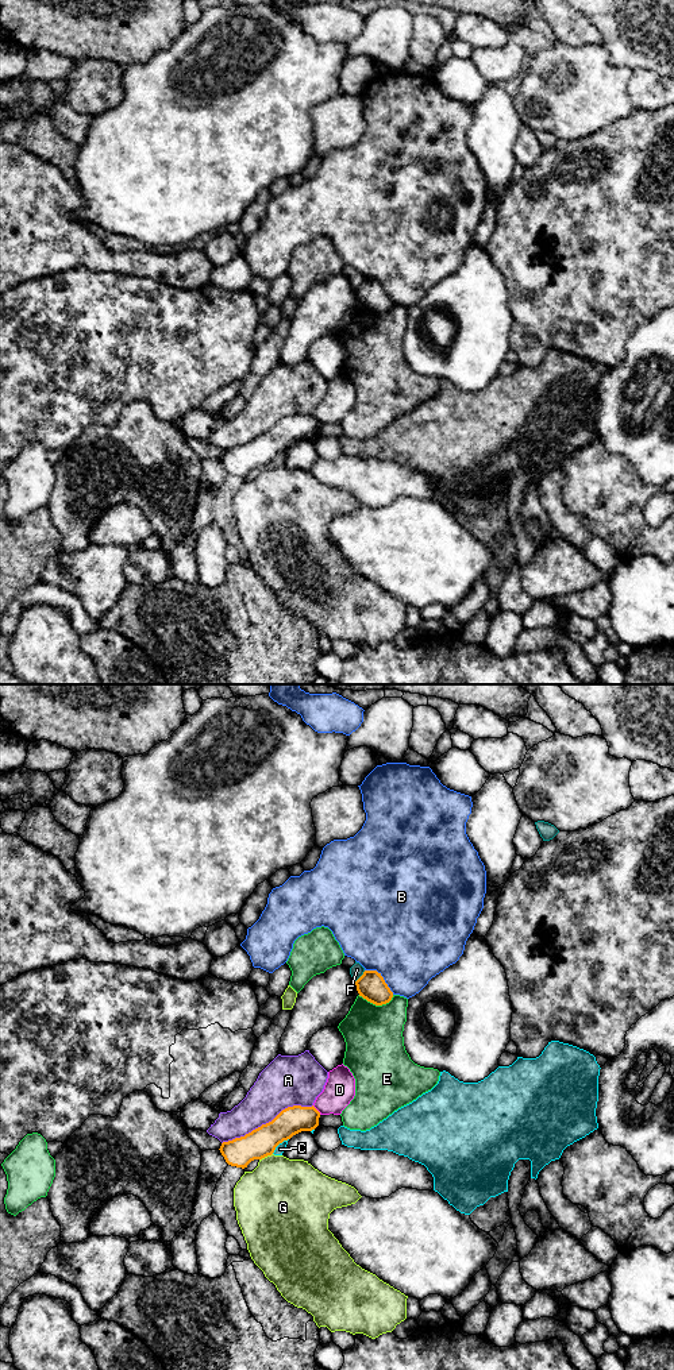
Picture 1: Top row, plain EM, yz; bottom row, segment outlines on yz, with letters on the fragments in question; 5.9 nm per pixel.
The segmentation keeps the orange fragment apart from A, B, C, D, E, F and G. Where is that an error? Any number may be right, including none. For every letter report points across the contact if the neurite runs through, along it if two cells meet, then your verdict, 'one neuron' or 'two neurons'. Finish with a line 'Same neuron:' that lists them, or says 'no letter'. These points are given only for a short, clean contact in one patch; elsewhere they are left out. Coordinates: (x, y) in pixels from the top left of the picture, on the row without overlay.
A: two neurons
B: two neurons
C: border yz (288, 447), (272, 462); two neurons
D: two neurons
E: two neurons
F: border yz (365, 280), (355, 290); two neurons
G: border yz (272, 462), (260, 469); two neurons
Same neuron: no letter

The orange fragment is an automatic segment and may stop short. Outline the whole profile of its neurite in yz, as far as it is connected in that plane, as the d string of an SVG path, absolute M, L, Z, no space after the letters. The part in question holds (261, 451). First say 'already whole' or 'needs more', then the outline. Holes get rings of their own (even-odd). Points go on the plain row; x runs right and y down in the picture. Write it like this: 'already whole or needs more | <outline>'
already whole | M313 414L288 416L271 431L244 445L223 451L219 459L228 474L244 478L251 470L271 464L280 452L293 444L315 439L319 435L319 427L320 421Z

